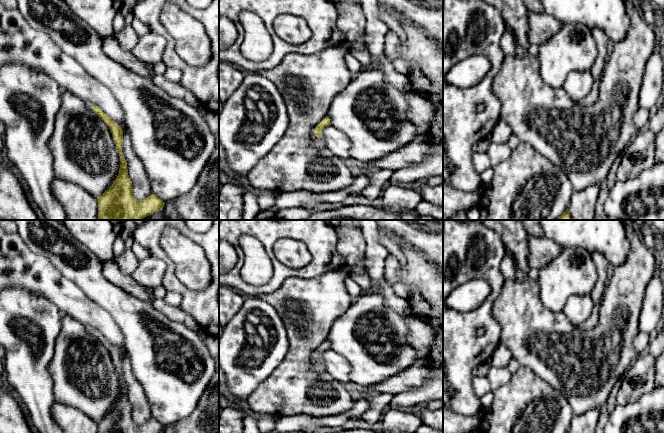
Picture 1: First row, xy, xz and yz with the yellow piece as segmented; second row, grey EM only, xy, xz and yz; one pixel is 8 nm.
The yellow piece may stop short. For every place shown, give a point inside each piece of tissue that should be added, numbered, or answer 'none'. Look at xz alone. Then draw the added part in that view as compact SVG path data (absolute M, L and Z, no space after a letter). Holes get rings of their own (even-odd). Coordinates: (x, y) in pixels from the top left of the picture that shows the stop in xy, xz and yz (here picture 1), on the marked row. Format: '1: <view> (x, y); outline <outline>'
1: xz (317, 142); outline M314 136L314 138L313 138L313 146L317 150L322 150L324 148L324 144L323 144L322 140L316 136Z

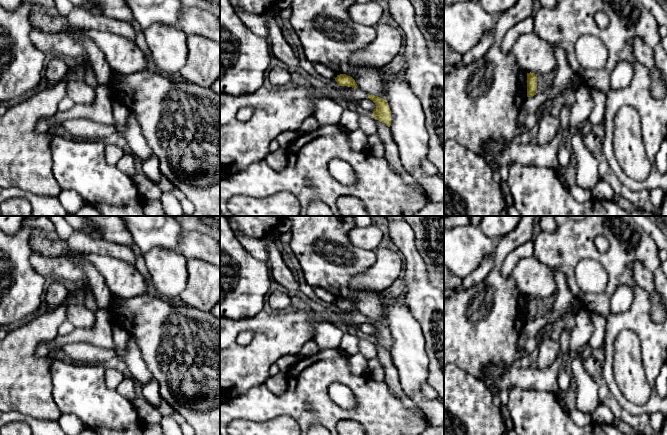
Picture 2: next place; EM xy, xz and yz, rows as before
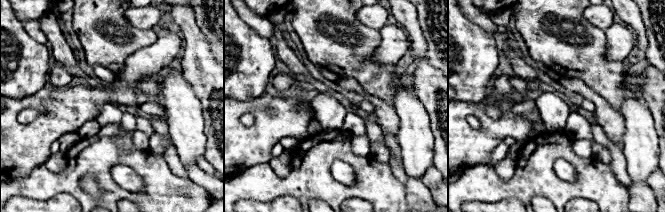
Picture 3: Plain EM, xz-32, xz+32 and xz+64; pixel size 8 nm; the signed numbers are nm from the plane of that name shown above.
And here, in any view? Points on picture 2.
none

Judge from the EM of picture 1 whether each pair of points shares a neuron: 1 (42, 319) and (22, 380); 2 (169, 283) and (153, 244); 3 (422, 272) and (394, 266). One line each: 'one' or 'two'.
1: one
2: one
3: one

